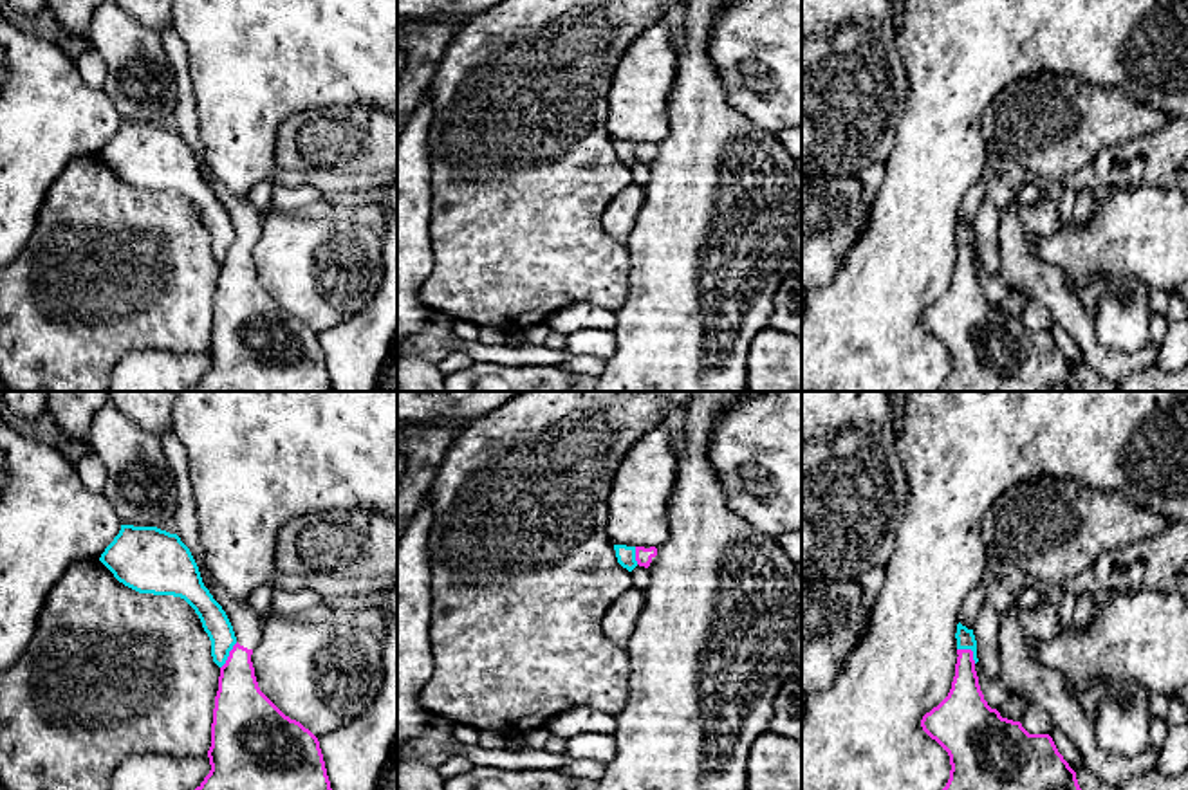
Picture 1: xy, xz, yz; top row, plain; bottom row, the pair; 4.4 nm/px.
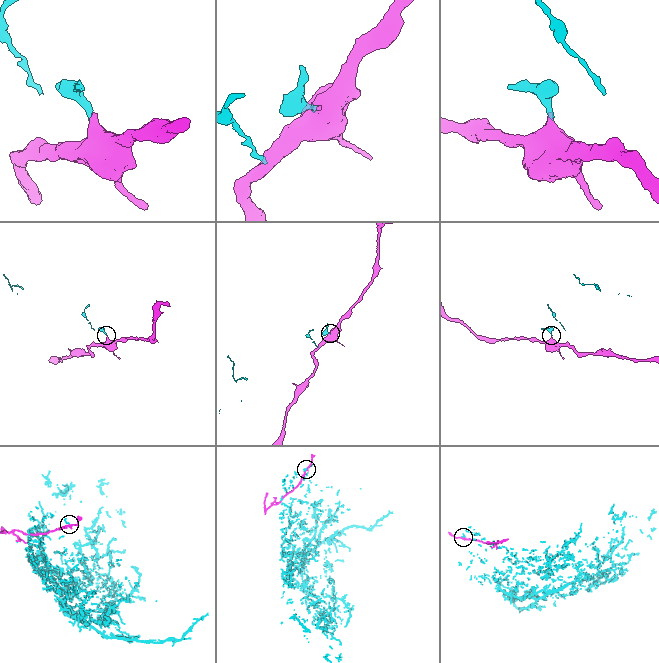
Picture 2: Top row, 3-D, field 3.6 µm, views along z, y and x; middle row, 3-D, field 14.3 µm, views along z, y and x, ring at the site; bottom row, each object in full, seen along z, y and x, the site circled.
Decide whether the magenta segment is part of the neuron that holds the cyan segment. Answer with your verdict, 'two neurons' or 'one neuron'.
two neurons

